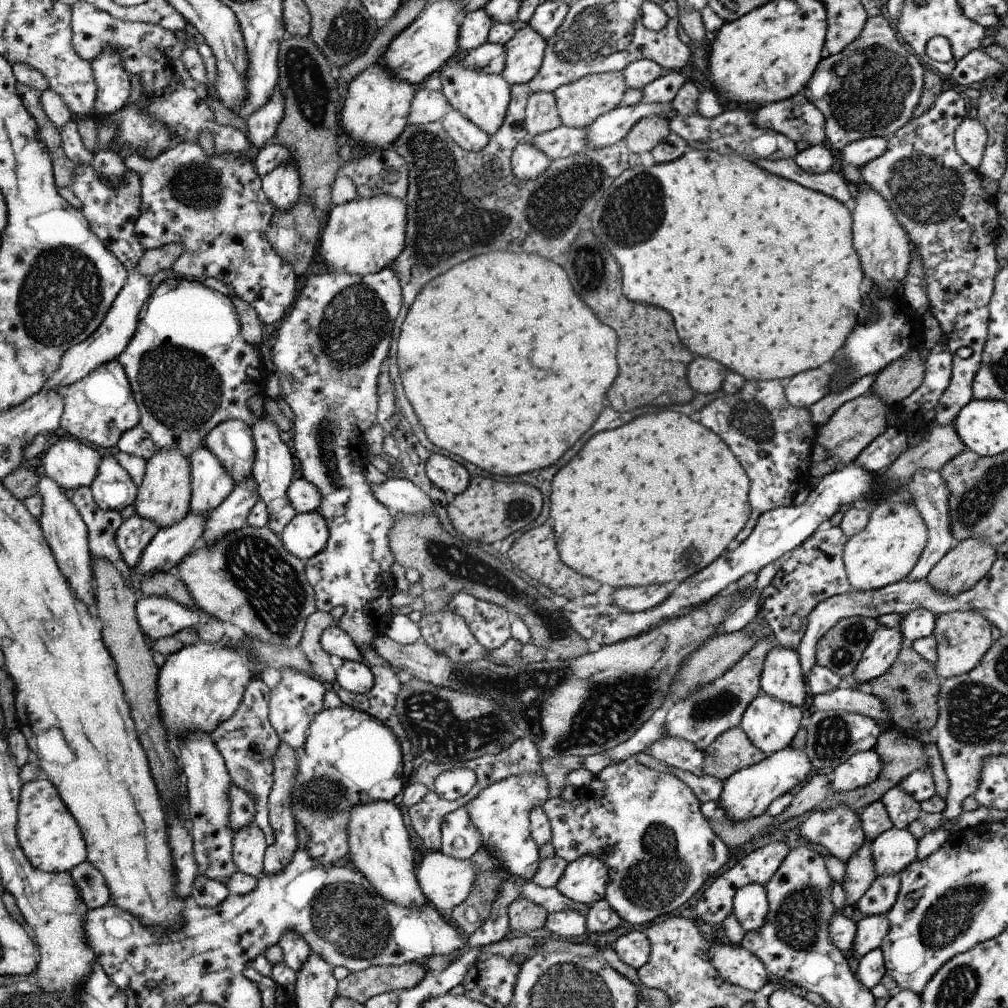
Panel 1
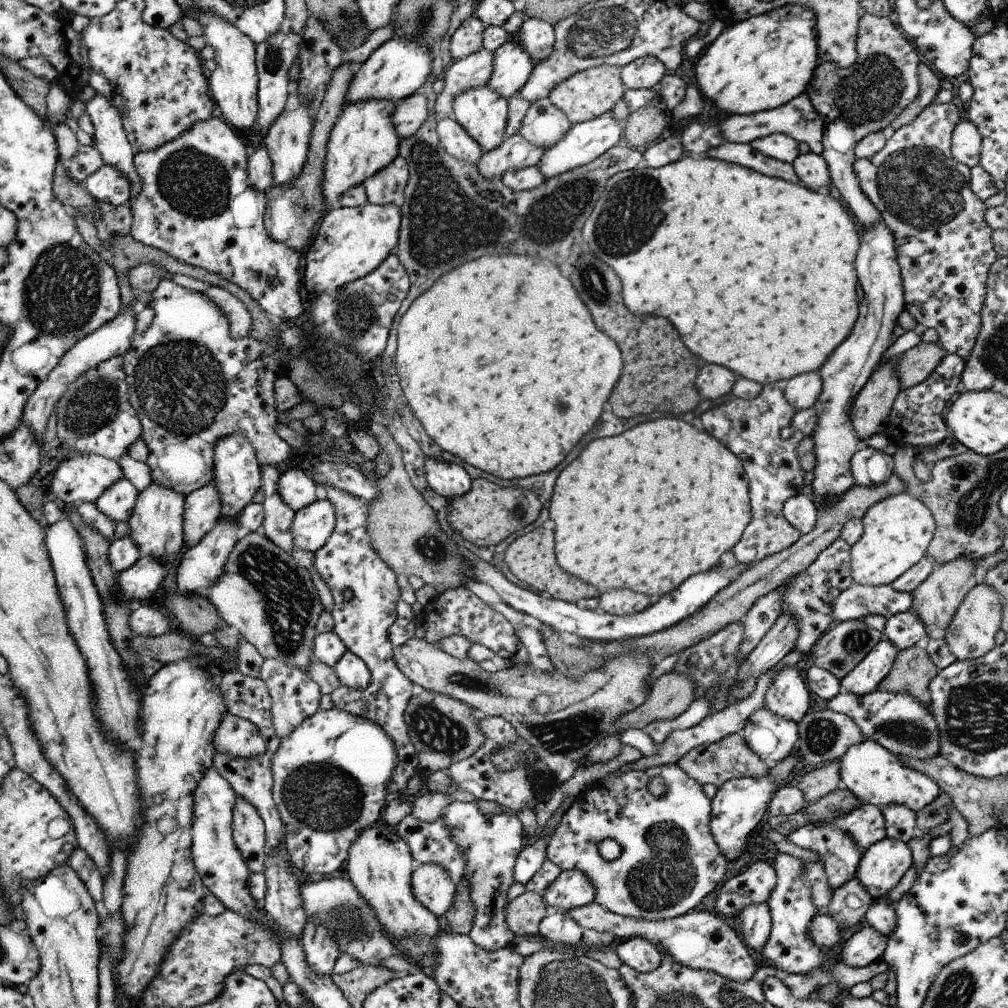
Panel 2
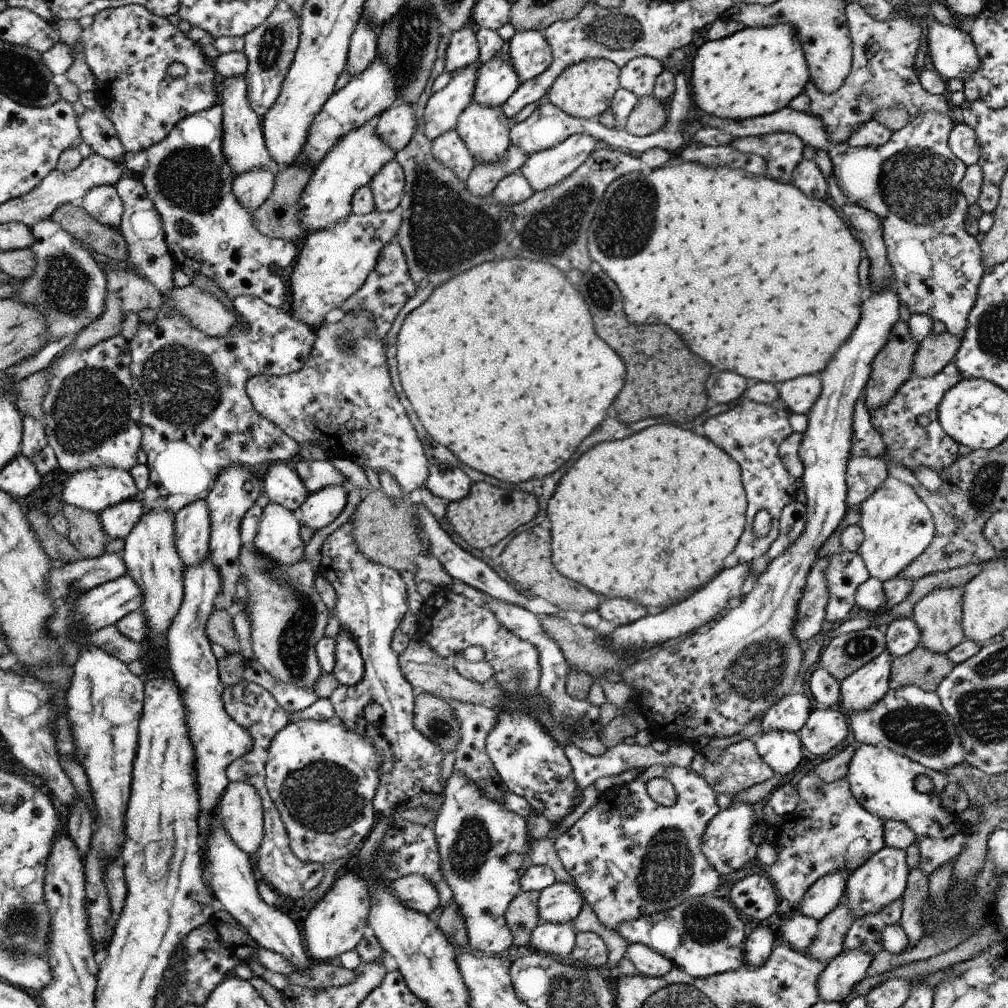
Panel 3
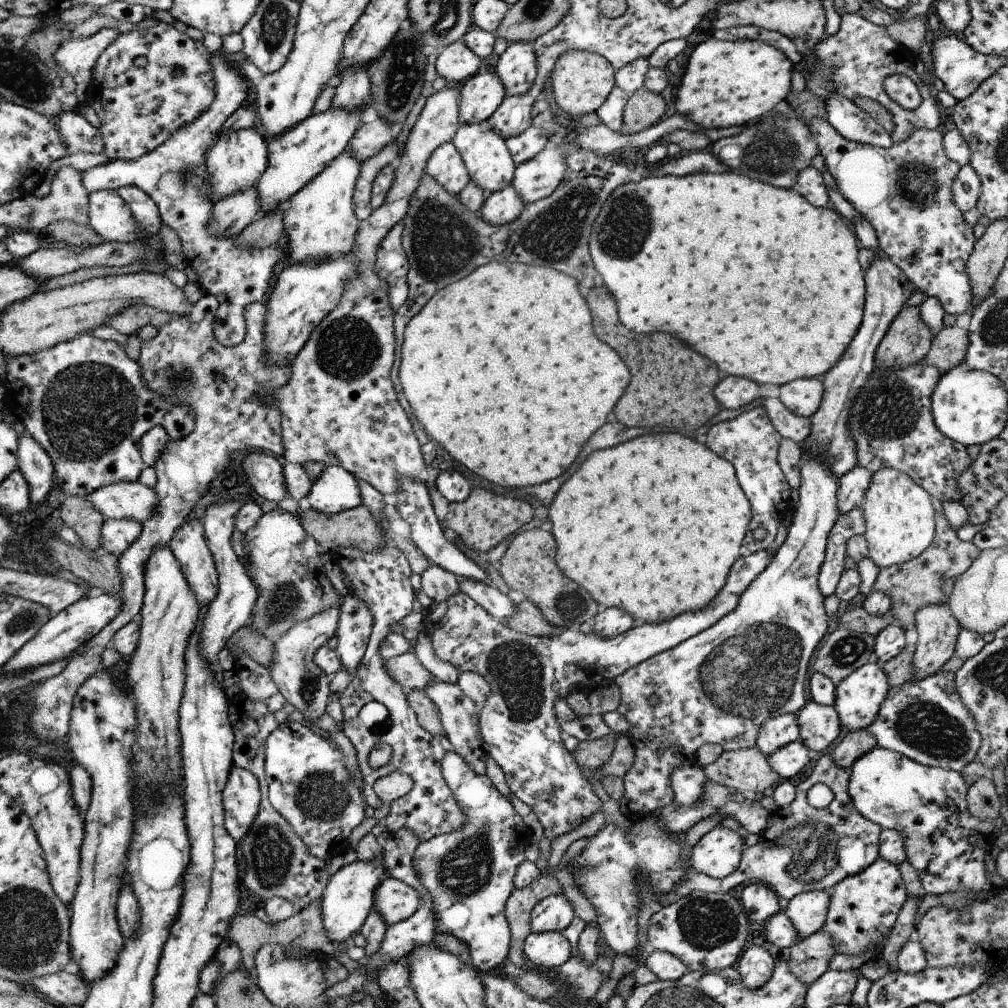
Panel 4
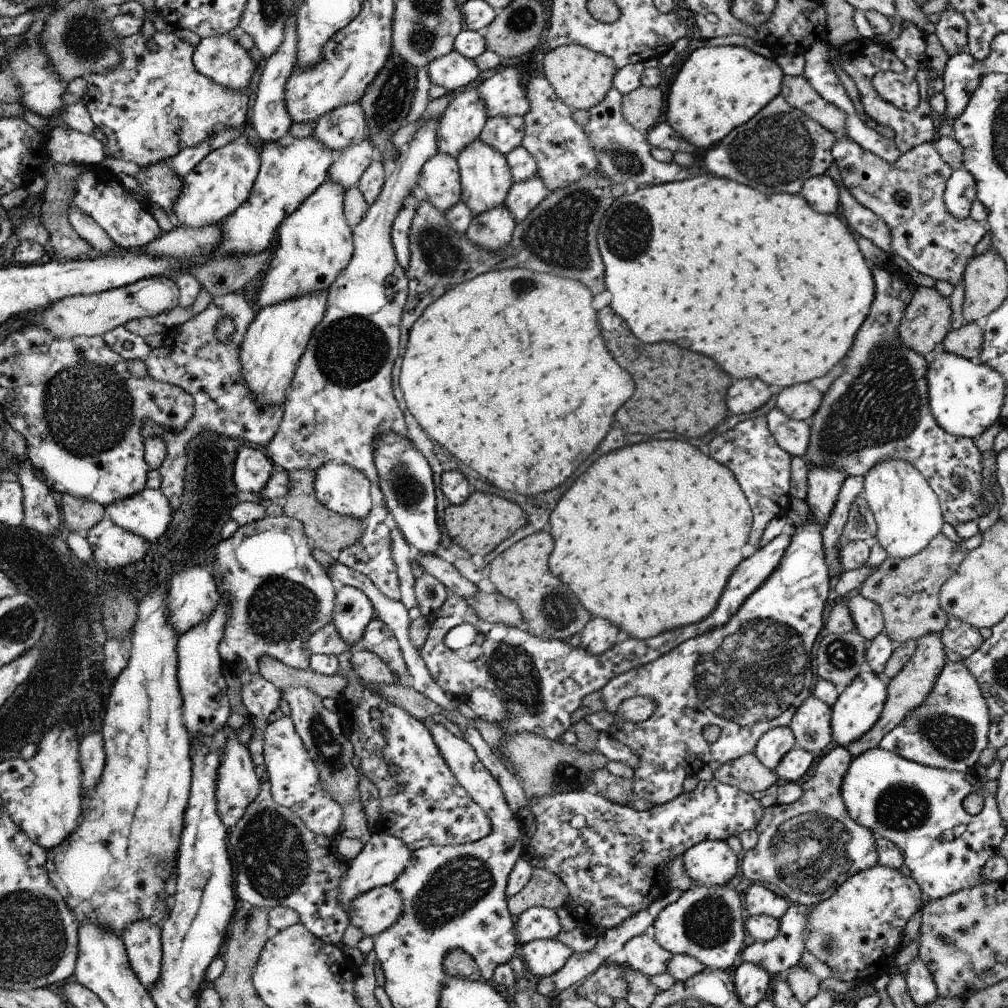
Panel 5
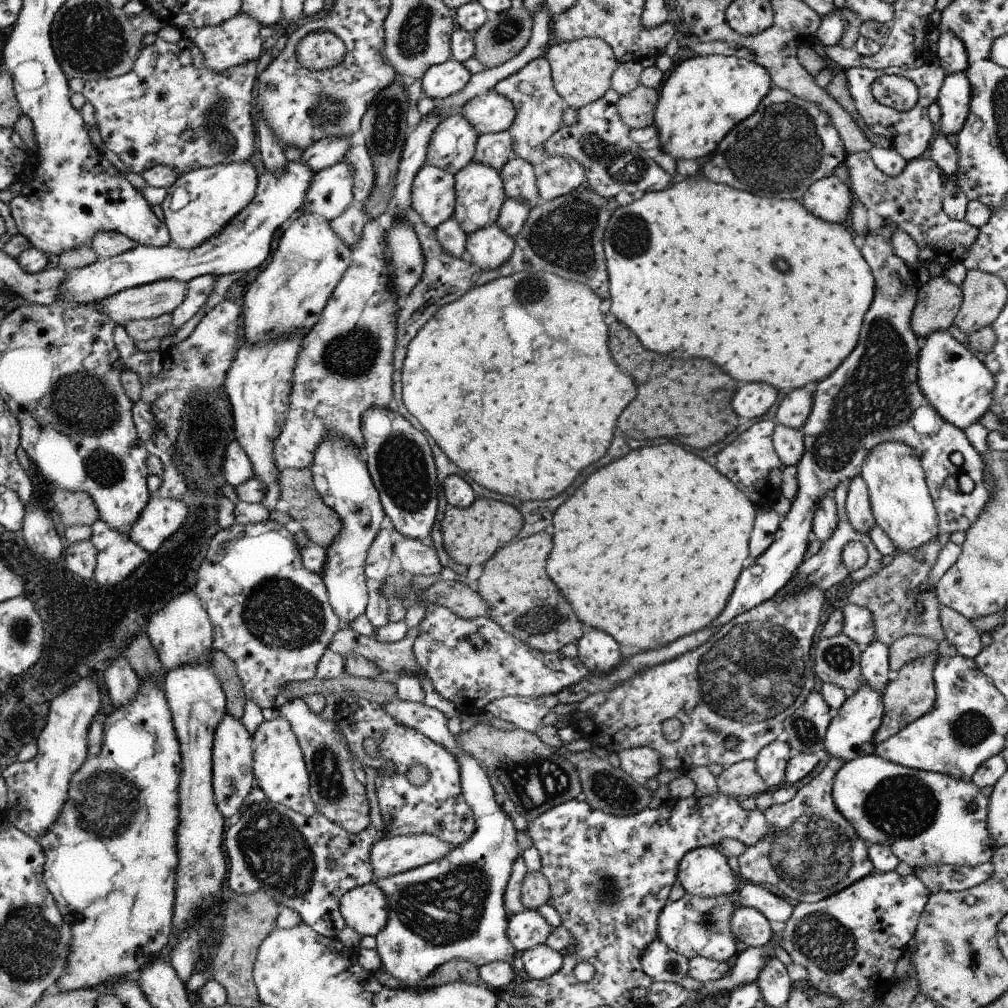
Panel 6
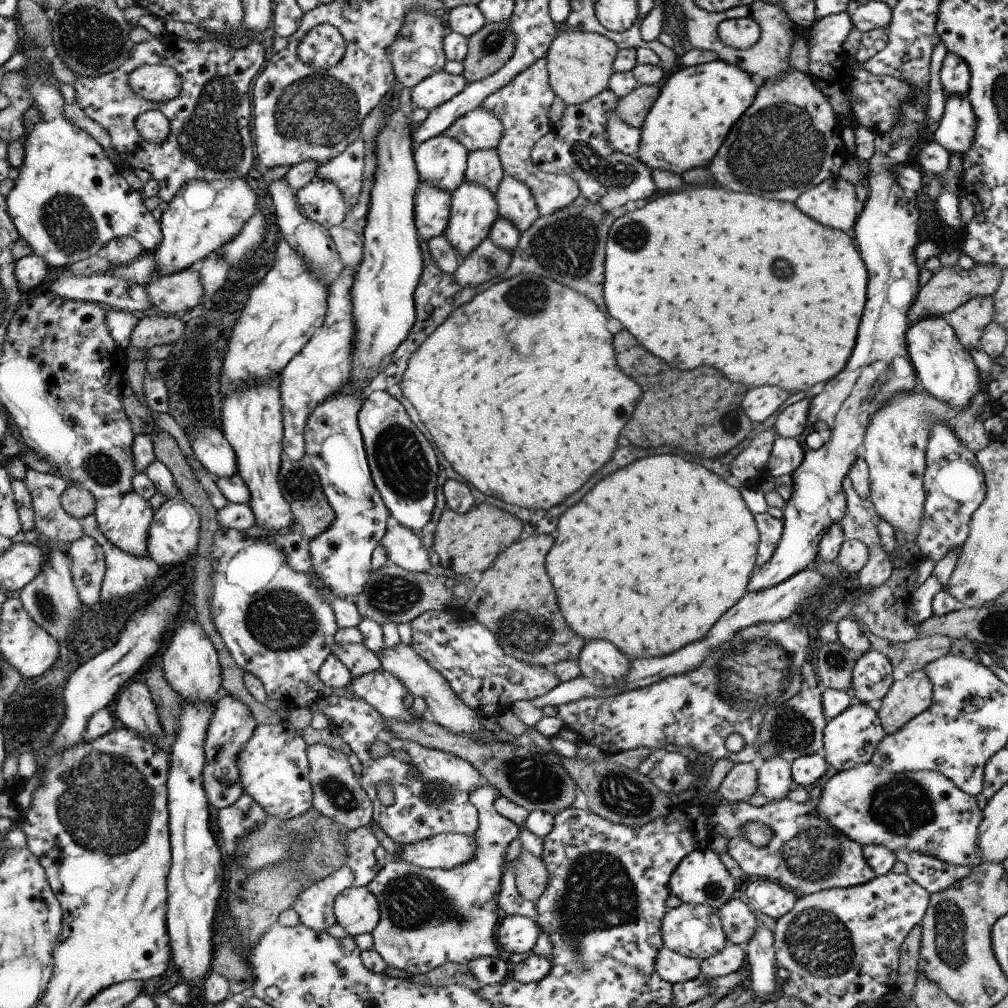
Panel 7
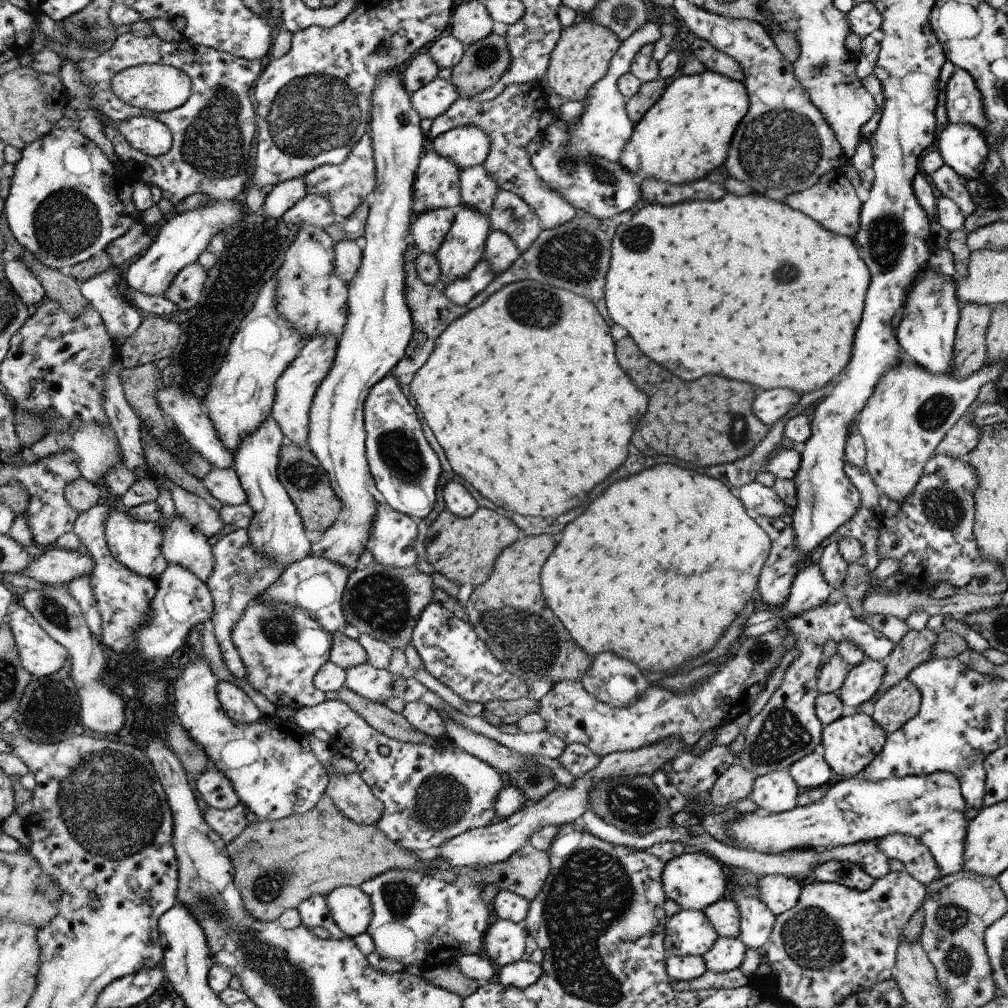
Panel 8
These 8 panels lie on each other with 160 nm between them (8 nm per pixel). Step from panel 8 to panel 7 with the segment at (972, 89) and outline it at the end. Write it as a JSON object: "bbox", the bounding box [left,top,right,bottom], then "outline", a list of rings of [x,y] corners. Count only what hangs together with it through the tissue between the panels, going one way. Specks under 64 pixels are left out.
{"bbox":[940,51,971,98],"outline":[[[948,51],[940,71],[940,78],[944,98],[967,96],[971,74],[967,62],[962,58]]]}

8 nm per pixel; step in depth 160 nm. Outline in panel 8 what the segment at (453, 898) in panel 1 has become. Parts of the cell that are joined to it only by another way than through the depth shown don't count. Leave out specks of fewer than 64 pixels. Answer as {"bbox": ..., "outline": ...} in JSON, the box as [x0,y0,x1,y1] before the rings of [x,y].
{"bbox":[326,885,373,939],"outline":[[[342,885],[329,892],[326,900],[333,919],[346,936],[354,939],[367,932],[373,916],[372,900],[360,887]]]}

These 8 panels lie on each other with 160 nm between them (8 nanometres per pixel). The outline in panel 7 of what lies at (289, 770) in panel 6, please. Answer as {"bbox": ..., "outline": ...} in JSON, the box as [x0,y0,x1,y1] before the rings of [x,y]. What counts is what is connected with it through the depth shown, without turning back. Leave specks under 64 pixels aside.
{"bbox":[237,722,313,821],"outline":[[[281,722],[266,726],[259,724],[252,738],[237,756],[241,773],[241,784],[246,794],[249,794],[269,816],[280,817],[282,821],[304,815],[313,806],[313,783],[310,780],[310,765],[308,746],[304,738],[284,726]]]}

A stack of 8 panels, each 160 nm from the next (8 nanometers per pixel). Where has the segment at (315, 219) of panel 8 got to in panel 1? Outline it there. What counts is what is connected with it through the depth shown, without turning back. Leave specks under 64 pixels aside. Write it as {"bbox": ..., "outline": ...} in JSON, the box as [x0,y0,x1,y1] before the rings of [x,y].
{"bbox":[409,85,451,125],"outline":[[[421,85],[416,89],[411,110],[409,111],[409,125],[423,125],[441,118],[450,110],[451,104],[441,93],[440,89],[432,90],[426,85]]]}

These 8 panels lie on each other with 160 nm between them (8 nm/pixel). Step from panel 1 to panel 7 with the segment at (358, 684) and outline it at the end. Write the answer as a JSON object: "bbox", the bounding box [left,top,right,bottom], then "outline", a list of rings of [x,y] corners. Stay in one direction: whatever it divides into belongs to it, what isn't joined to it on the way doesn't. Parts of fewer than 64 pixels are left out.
{"bbox":[305,389,388,600],"outline":[[[350,389],[326,399],[312,414],[310,414],[305,431],[306,457],[317,469],[321,485],[329,503],[335,512],[334,522],[324,533],[314,537],[309,542],[311,563],[316,576],[333,592],[333,595],[356,600],[364,592],[371,576],[373,552],[381,544],[382,536],[386,534],[386,520],[388,520],[388,506],[380,498],[377,485],[372,482],[369,460],[366,460],[364,434],[360,427],[360,410],[364,401],[362,391]]]}

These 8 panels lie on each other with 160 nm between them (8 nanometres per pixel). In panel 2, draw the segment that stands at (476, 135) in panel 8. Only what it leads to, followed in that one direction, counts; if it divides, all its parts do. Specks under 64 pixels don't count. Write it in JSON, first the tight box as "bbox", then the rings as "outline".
{"bbox":[513,19,556,66],"outline":[[[540,19],[524,20],[513,37],[529,54],[534,66],[552,55],[556,44],[554,25]]]}

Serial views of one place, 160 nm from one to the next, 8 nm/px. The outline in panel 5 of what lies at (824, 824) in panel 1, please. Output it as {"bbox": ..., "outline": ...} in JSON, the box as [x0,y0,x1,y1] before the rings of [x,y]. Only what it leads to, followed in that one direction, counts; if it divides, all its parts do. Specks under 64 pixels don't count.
{"bbox":[742,905,810,975],"outline":[[[792,905],[784,916],[781,916],[780,934],[771,941],[756,941],[746,947],[742,952],[742,962],[757,964],[771,975],[788,972],[789,969],[799,964],[802,953],[805,952],[805,926],[810,907]]]}

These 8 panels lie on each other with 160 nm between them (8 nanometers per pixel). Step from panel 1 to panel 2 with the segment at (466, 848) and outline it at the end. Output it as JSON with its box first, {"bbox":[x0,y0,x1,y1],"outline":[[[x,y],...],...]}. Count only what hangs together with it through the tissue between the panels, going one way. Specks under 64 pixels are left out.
{"bbox":[395,814,464,884],"outline":[[[410,814],[395,827],[398,828],[398,836],[409,844],[416,862],[440,865],[448,870],[454,884],[464,878],[464,852],[452,842],[451,830],[441,816],[433,823],[427,823]]]}

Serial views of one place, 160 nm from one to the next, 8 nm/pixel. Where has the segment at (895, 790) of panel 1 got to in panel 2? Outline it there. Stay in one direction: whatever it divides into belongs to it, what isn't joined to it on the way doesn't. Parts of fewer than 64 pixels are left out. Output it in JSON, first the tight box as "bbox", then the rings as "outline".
{"bbox":[881,805,916,844],"outline":[[[890,805],[881,811],[885,815],[888,838],[908,844],[916,834],[916,813],[902,805]]]}

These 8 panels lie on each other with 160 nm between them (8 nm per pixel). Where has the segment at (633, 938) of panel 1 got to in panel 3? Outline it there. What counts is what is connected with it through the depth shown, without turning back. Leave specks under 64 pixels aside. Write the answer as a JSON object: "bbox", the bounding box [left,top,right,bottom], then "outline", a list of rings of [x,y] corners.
{"bbox":[625,943,675,977],"outline":[[[642,943],[629,944],[625,956],[638,969],[640,975],[647,977],[664,976],[675,966],[669,957],[662,956]]]}

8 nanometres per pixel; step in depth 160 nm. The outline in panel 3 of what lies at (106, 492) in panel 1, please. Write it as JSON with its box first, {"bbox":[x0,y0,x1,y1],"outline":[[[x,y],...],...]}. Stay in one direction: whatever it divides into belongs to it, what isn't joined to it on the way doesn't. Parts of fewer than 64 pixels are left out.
{"bbox":[99,498,145,539],"outline":[[[134,498],[105,508],[99,515],[102,528],[110,539],[125,539],[145,513],[142,501]]]}

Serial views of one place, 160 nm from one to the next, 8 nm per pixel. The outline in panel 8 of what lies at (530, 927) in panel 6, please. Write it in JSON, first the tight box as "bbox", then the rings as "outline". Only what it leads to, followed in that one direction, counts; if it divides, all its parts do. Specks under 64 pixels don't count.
{"bbox":[485,919,528,966],"outline":[[[496,919],[485,936],[486,955],[498,966],[516,963],[526,952],[528,930],[520,928],[518,923],[508,919]]]}

